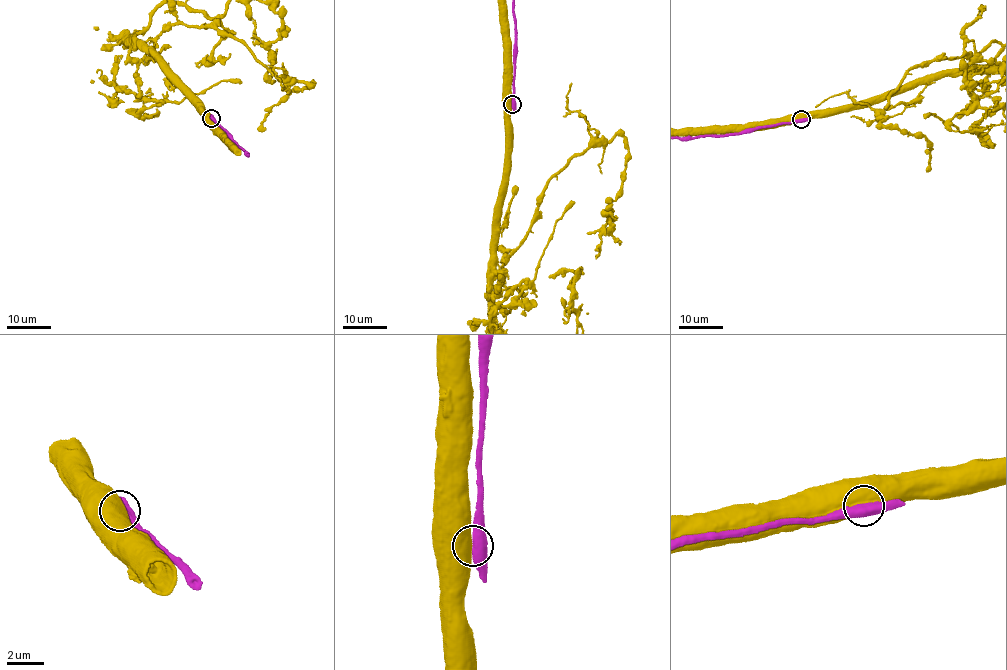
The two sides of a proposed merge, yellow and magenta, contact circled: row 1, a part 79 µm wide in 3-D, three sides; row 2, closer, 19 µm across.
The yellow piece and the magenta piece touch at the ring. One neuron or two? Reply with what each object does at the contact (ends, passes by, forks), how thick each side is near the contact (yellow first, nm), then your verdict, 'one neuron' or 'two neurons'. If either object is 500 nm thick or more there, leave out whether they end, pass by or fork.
calibres 750 and 550 nm; two neurons

